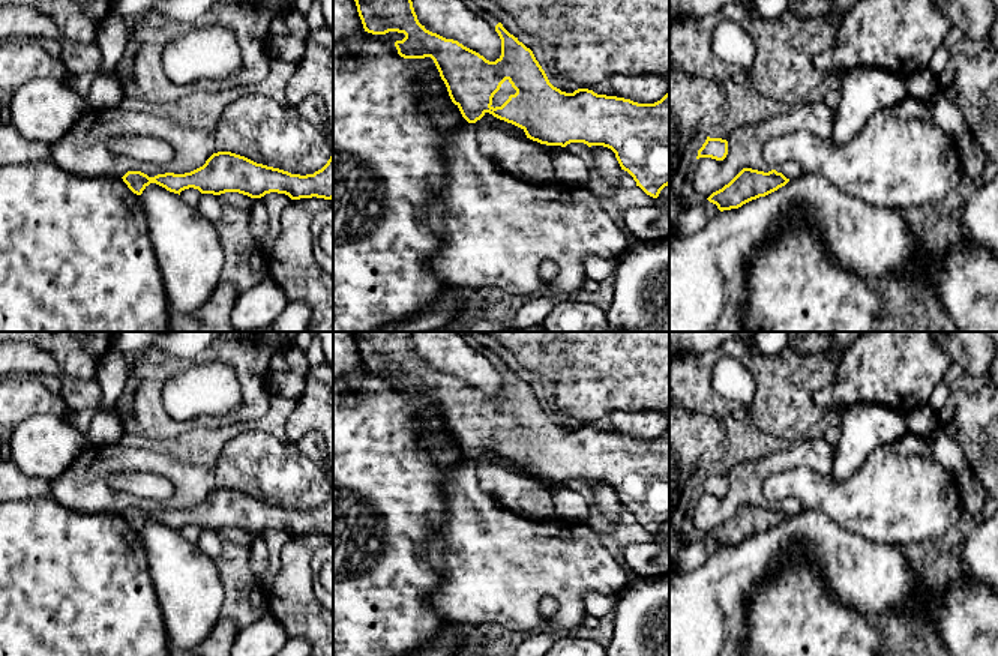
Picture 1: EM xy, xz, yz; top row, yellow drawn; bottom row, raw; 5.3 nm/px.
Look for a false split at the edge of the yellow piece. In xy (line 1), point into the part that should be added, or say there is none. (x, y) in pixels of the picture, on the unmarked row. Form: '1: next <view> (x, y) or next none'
1: next none

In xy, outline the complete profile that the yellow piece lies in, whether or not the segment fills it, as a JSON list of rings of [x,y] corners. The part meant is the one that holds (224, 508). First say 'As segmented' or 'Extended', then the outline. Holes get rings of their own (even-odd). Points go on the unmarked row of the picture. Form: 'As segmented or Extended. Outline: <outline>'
As segmented. Outline: [[[218,488],[191,509],[165,509],[149,513],[141,507],[128,507],[122,515],[137,531],[141,531],[150,519],[156,519],[179,531],[182,527],[194,524],[201,530],[213,531],[239,528],[251,534],[261,534],[266,530],[278,528],[291,536],[312,533],[332,536],[333,491],[321,506],[306,512],[257,500],[231,488]]]

